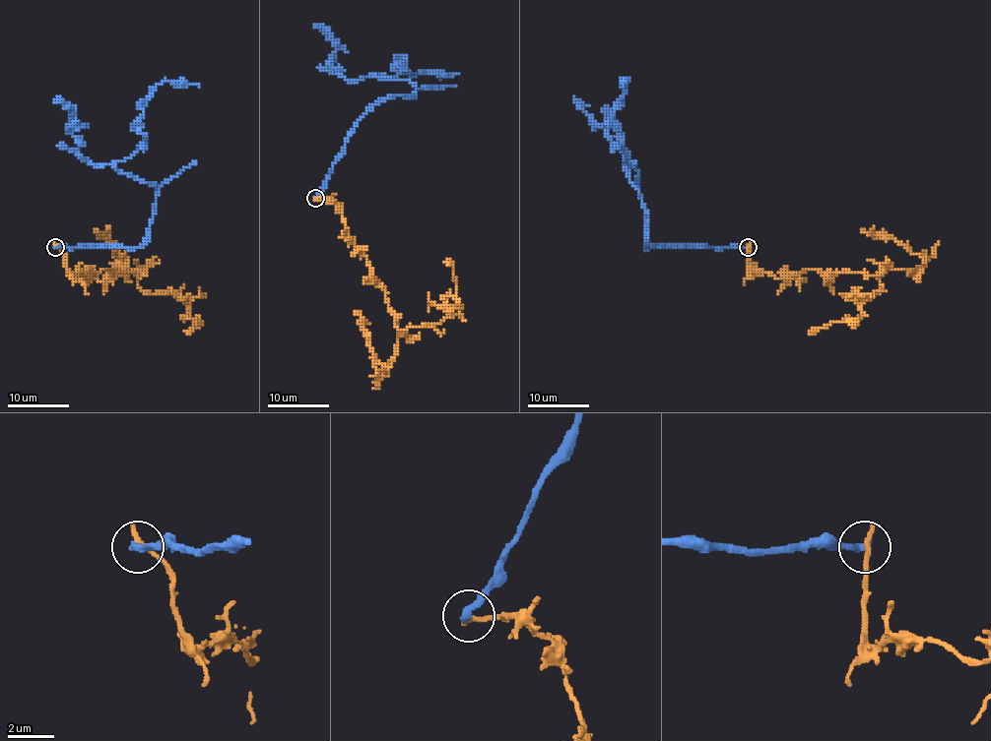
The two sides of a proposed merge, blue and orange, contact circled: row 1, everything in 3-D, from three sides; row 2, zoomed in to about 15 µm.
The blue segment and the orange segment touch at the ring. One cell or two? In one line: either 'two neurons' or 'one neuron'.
two neurons

